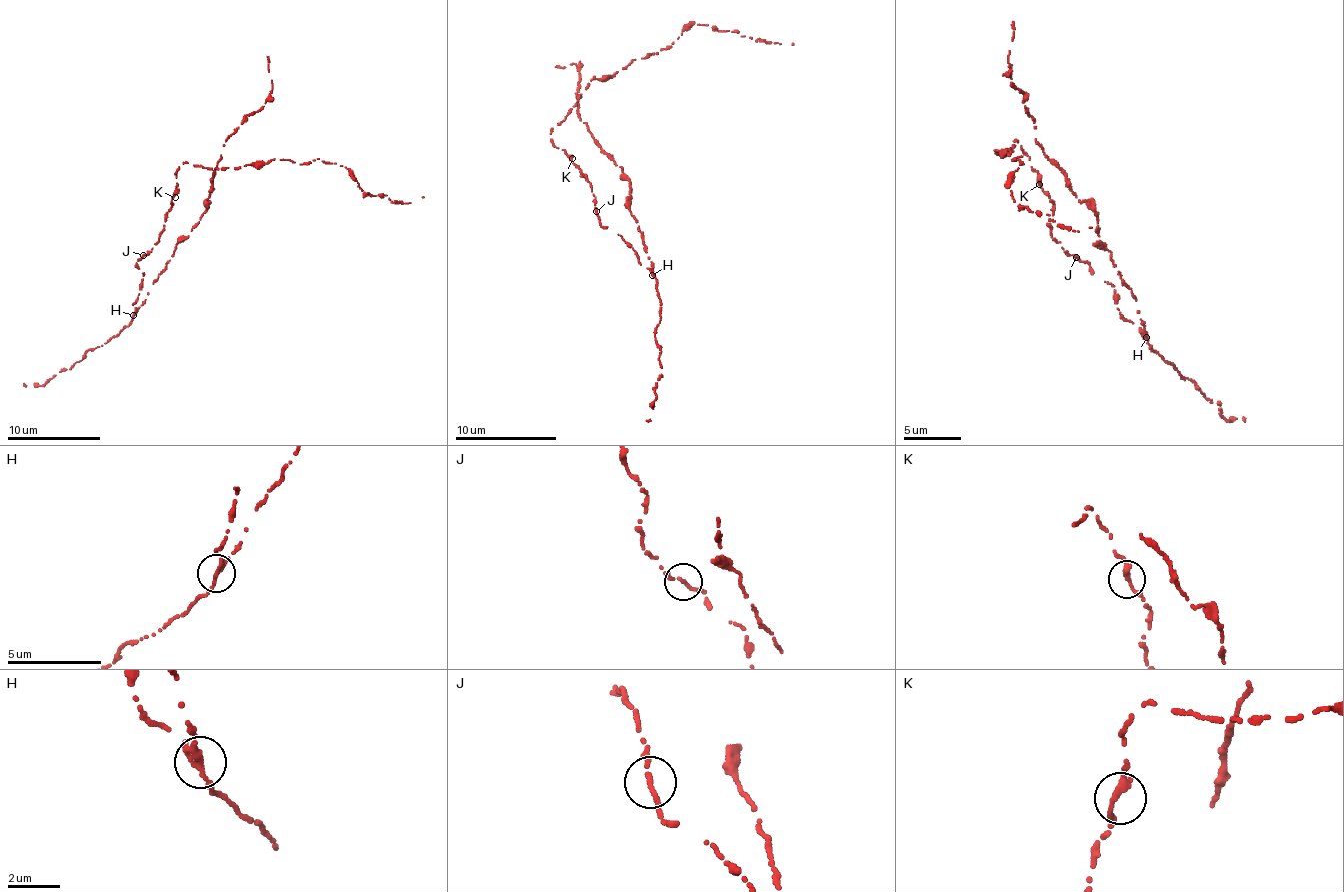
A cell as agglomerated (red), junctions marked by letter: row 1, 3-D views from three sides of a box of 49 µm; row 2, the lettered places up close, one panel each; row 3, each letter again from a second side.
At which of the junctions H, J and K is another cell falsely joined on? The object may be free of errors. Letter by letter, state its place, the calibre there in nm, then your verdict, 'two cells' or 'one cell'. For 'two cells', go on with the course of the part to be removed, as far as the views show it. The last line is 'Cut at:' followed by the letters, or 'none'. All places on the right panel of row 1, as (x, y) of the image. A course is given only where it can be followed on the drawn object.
H: (1146, 337) | 240 nm | two cells | (1146, 338), (1136, 298), (1098, 245), (1095, 214), (1043, 153), (1025, 97), (1011, 83), (1013, 21)
J: (1076, 257) | 190 nm | one cell
K: (1039, 184) | 260 nm | one cell
Cut at: H

